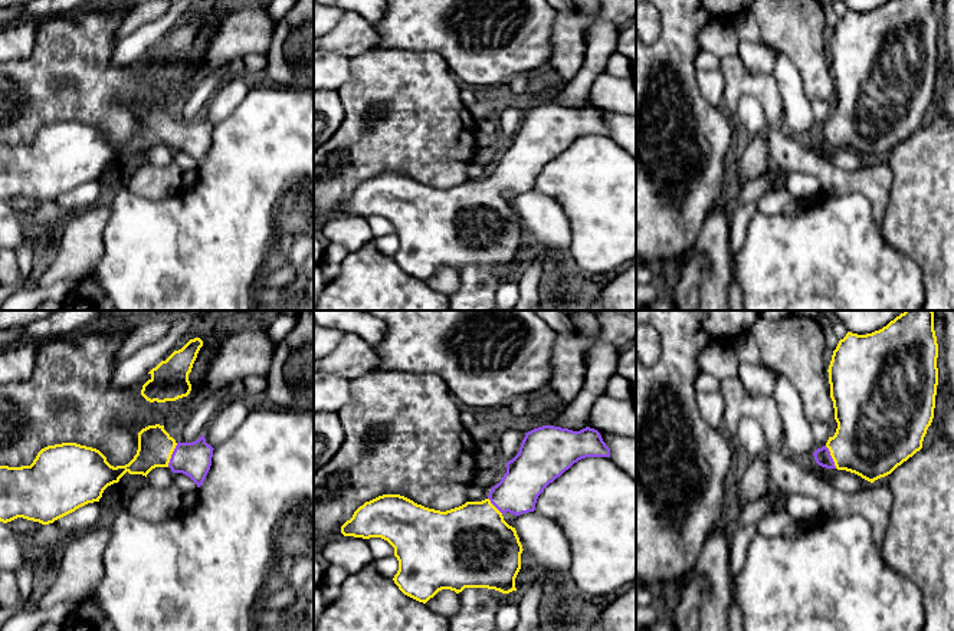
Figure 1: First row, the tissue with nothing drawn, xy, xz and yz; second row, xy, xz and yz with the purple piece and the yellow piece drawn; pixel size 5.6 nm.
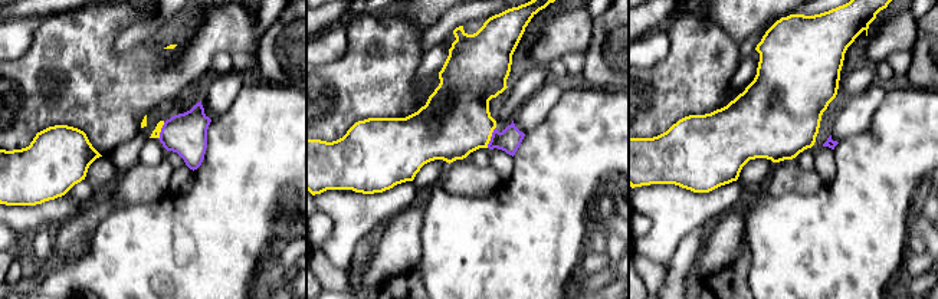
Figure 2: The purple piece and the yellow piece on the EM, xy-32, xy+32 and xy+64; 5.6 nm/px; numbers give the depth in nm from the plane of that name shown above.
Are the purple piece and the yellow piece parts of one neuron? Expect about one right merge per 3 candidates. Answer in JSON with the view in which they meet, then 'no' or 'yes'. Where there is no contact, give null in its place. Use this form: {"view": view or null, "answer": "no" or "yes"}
{"view": "xy", "answer": "yes"}

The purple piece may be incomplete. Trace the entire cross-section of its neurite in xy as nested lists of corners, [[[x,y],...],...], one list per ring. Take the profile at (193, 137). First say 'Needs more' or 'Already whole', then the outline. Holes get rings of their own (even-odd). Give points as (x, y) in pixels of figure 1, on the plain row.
Needs more. [[[160,102],[138,111],[137,132],[125,144],[114,145],[99,128],[76,121],[47,124],[30,144],[0,144],[0,200],[23,195],[42,203],[53,201],[88,181],[99,180],[104,168],[118,161],[127,149],[147,155],[155,145],[170,145],[173,151],[188,154],[200,165],[210,148],[213,128],[204,114],[193,121],[177,121]]]

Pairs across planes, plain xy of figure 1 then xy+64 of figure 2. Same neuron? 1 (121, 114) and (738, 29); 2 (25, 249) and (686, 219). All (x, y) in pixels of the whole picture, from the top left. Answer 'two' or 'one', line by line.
1: two
2: one

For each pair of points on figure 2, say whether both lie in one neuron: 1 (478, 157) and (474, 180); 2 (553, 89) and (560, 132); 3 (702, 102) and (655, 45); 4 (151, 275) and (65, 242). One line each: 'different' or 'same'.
1: different
2: different
3: different
4: different

